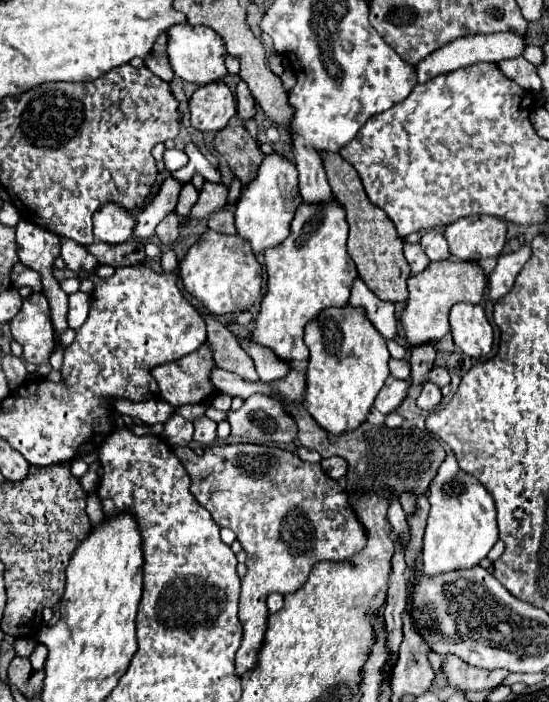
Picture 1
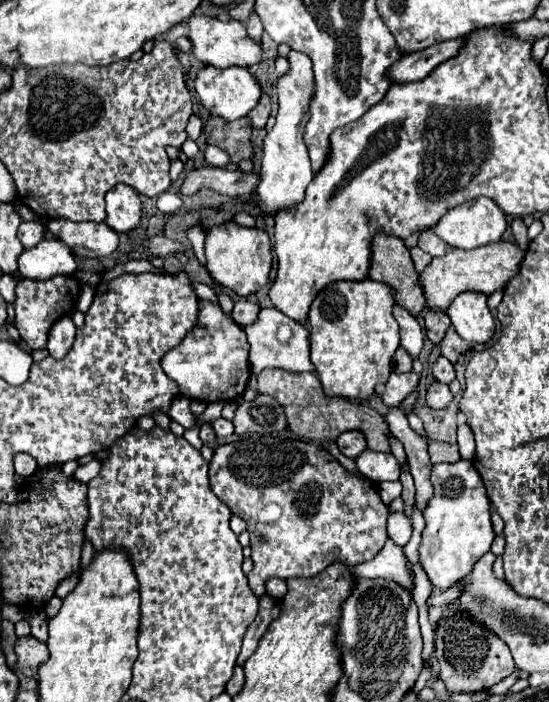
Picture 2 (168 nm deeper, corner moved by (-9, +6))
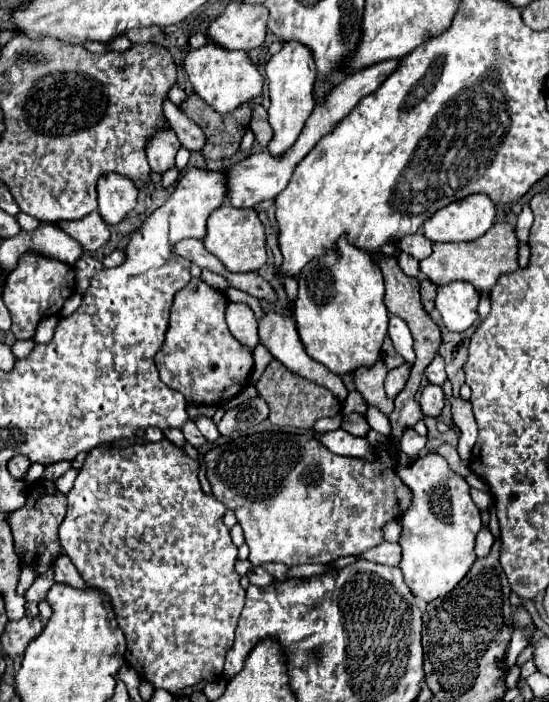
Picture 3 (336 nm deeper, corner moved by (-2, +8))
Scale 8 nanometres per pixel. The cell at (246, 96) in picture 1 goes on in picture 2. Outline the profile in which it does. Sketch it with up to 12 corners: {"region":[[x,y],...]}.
{"region":[[261,93],[259,103],[251,109],[249,117],[255,129],[263,129],[271,101],[267,93]]}

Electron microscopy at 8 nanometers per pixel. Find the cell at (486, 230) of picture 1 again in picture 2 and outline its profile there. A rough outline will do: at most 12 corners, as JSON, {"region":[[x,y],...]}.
{"region":[[489,197],[447,211],[433,231],[455,249],[501,241],[505,213]]}

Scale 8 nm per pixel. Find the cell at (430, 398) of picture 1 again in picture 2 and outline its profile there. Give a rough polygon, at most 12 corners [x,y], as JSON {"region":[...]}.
{"region":[[445,383],[427,389],[427,407],[443,409],[453,395]]}

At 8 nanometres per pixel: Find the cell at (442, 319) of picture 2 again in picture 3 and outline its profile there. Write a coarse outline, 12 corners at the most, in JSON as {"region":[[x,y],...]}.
{"region":[[420,279],[420,297],[424,309],[434,313],[436,285]]}

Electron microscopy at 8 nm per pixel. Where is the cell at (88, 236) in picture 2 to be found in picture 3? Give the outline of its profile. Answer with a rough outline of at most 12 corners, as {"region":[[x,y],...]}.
{"region":[[98,211],[60,223],[86,251],[100,249],[110,237]]}

